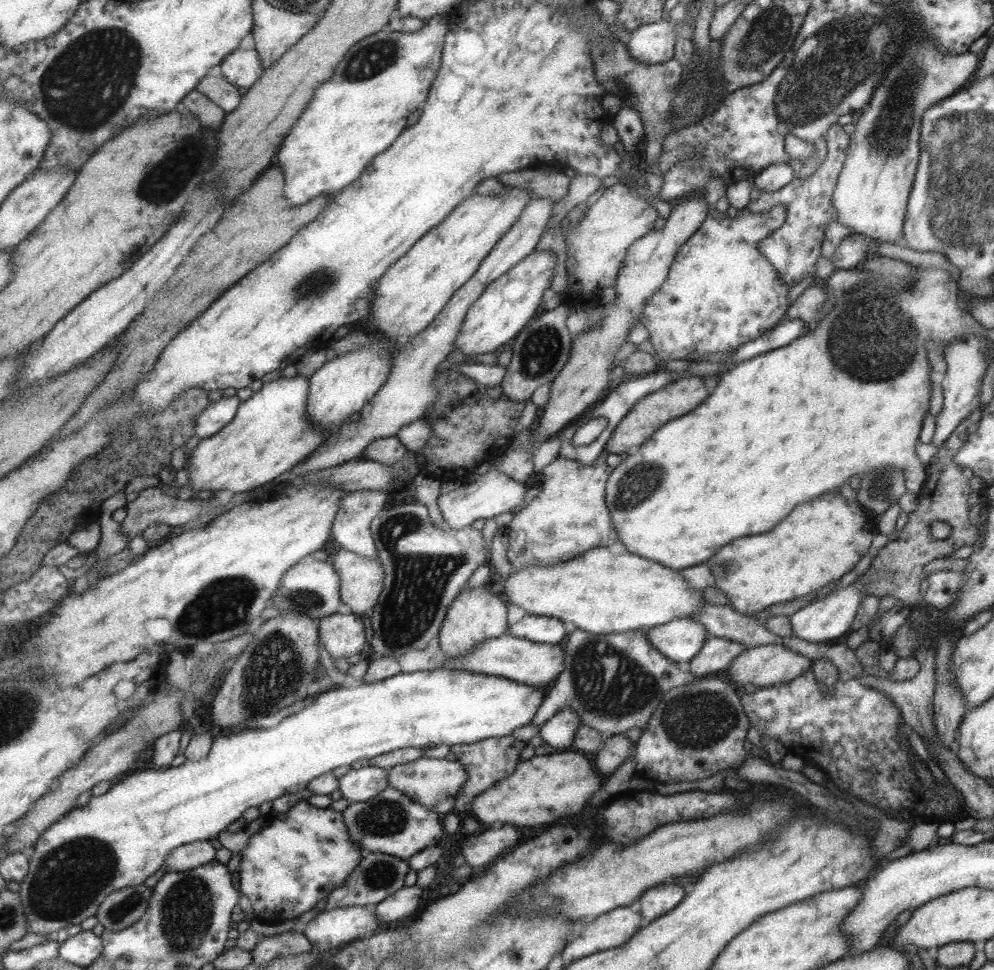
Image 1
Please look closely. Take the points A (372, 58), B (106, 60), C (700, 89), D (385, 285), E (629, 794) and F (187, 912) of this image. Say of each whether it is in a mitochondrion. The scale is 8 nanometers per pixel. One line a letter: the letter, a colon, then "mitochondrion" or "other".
A: mitochondrion
B: mitochondrion
C: mitochondrion
D: other
E: other
F: mitochondrion

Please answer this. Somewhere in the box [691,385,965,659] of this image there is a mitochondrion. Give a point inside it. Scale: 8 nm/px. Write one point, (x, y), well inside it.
(881, 488)

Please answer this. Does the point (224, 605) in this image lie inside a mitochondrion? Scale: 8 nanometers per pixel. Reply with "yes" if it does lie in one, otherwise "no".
yes

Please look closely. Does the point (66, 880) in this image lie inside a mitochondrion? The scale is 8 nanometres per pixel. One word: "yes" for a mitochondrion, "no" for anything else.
yes

